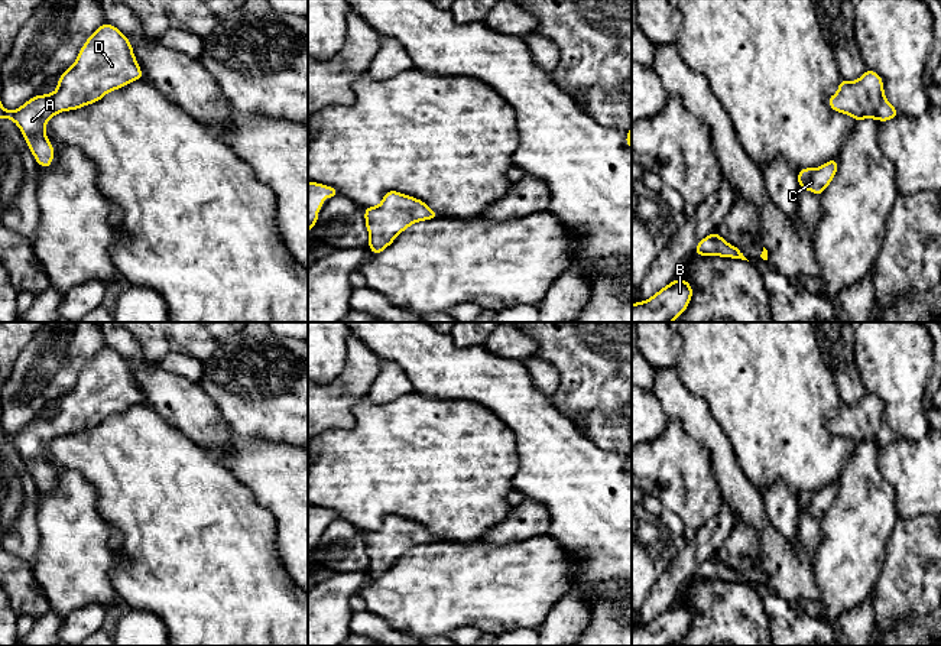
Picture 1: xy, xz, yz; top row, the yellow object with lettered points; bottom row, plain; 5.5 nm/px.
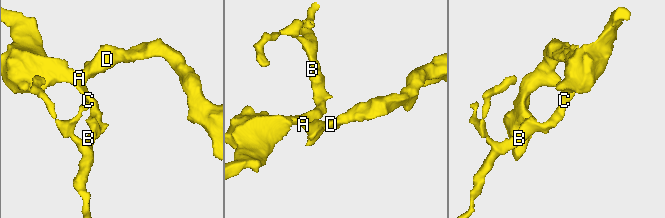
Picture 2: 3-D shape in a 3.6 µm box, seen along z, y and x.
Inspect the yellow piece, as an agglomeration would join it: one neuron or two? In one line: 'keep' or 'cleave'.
keep

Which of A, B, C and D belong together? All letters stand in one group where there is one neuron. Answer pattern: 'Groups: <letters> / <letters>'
Groups: A B C D

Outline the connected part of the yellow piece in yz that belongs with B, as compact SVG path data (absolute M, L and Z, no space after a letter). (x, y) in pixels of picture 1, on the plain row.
M685 603L672 604L652 621L632 629L632 646L672 646L692 621L692 610Z

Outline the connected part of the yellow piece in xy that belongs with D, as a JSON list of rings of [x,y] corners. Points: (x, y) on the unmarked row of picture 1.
[[[103,347],[84,367],[71,392],[58,403],[58,412],[52,418],[35,419],[14,435],[4,434],[0,426],[0,441],[13,444],[39,490],[51,491],[55,473],[52,471],[45,449],[49,442],[61,435],[78,434],[87,428],[94,428],[107,416],[123,412],[129,406],[142,403],[143,396],[133,379],[130,364],[113,348]]]

